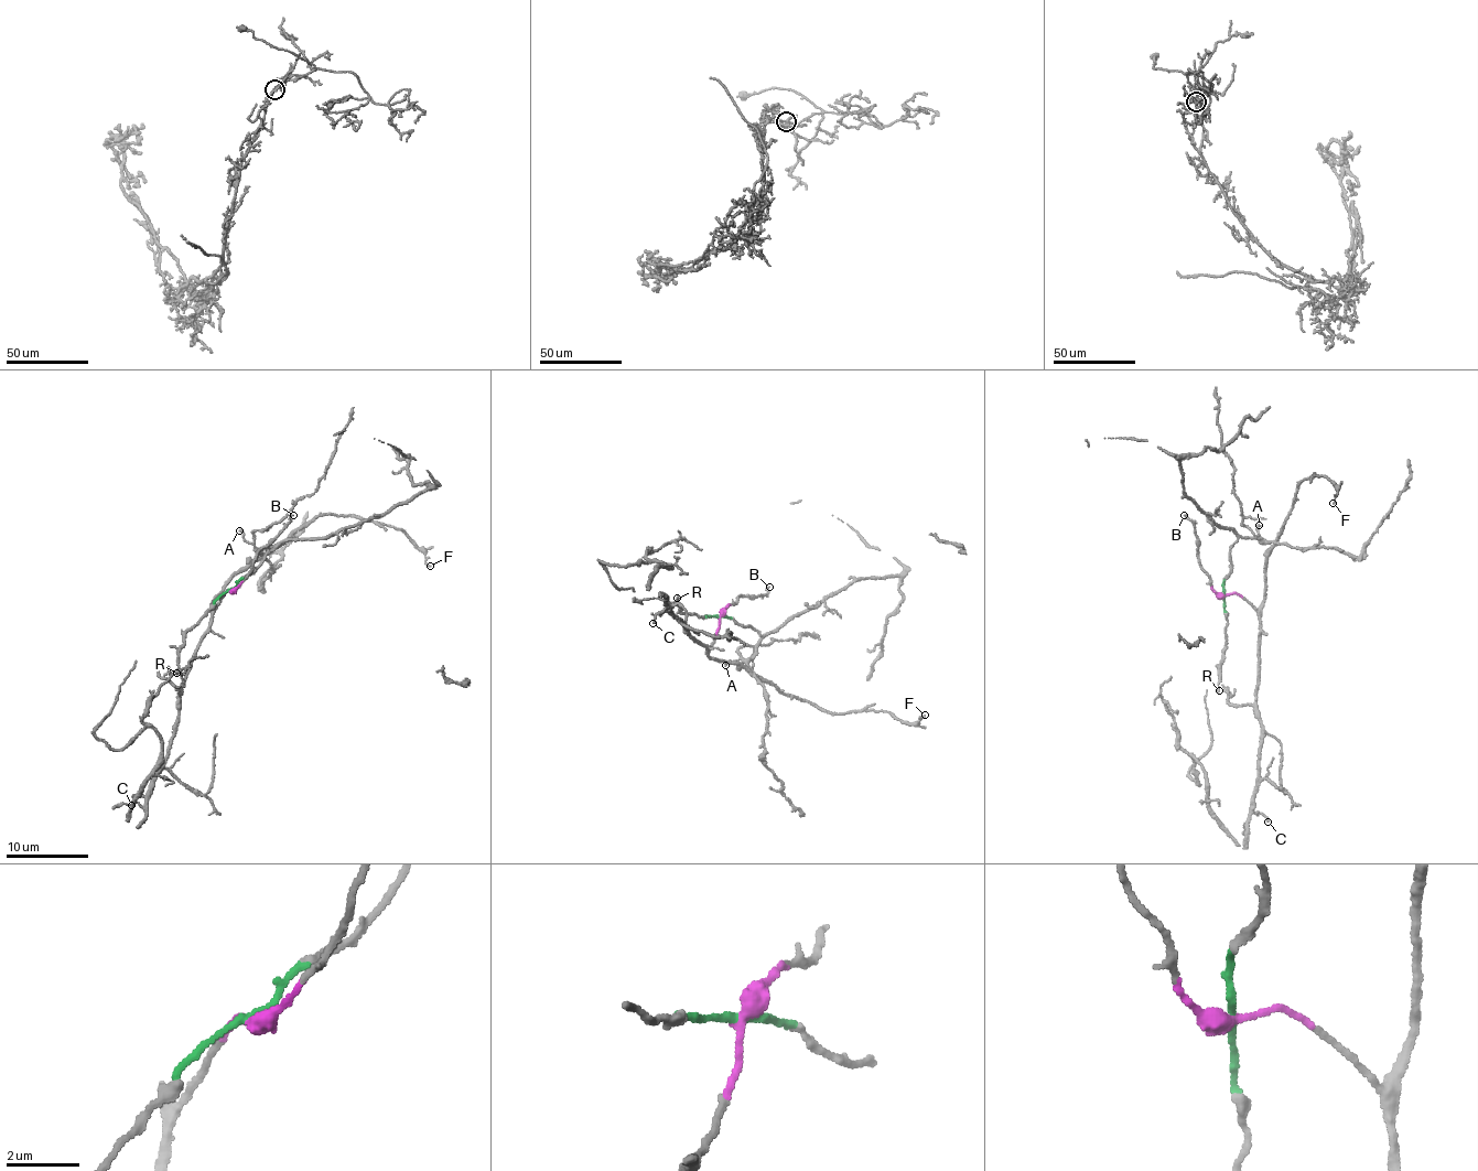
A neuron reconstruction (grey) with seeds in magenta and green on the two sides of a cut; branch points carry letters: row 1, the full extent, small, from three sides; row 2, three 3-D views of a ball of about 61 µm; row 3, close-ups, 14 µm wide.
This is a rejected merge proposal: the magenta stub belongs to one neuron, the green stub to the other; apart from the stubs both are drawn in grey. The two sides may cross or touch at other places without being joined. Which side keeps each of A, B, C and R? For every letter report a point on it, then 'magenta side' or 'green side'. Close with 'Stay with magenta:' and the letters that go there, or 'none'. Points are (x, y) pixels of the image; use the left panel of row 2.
A: at (239, 530); green side
B: at (293, 515); magenta side
C: at (131, 805); magenta side
R: at (176, 673); green side
Stay with magenta: B, C

